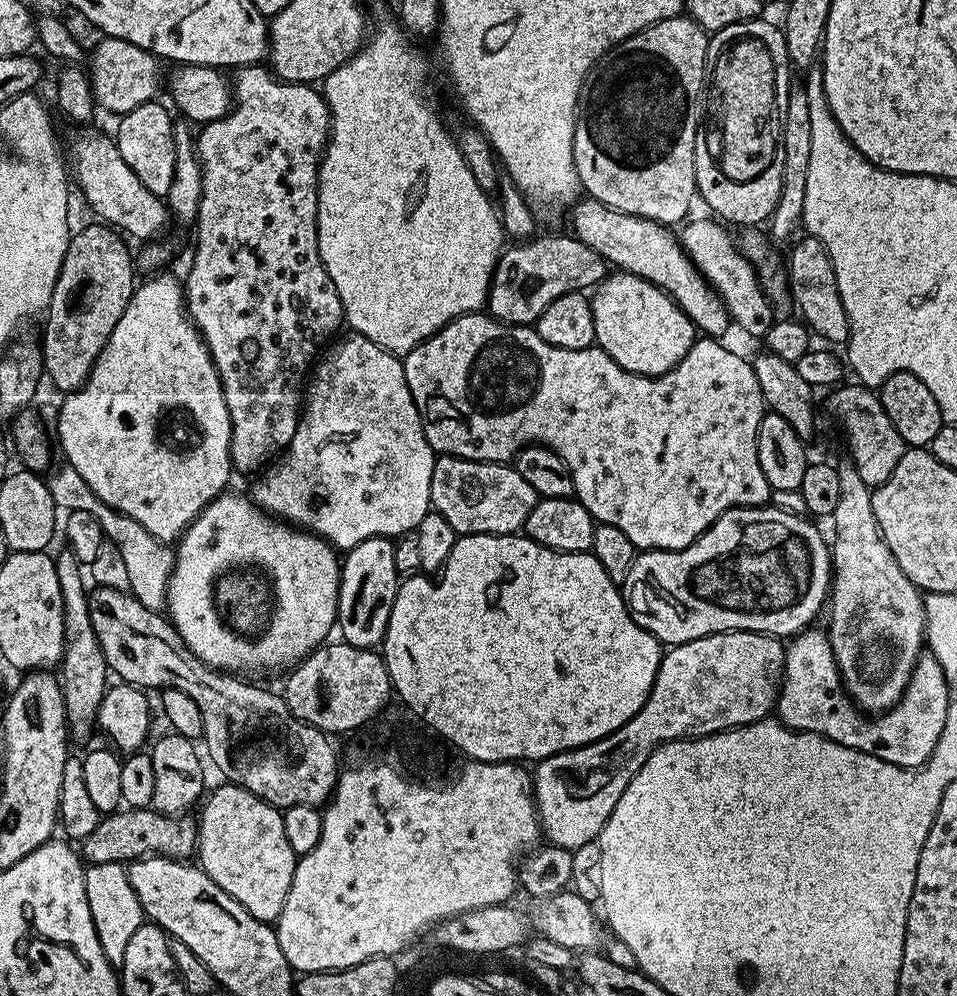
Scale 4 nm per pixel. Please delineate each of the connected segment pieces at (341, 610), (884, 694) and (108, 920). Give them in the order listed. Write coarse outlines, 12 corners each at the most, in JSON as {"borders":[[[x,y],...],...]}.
{"borders":[[[389,537],[343,557],[336,618],[345,644],[383,645],[402,583]],[[839,469],[831,537],[836,665],[887,712],[926,644],[870,485]],[[120,862],[88,864],[86,902],[119,970],[146,920]]]}

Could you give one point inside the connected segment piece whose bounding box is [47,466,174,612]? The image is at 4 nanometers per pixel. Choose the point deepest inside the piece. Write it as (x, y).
(148, 560)

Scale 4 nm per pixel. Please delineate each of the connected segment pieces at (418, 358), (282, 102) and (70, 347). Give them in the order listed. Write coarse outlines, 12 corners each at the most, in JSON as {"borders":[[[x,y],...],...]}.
{"borders":[[[458,316],[402,363],[433,452],[552,448],[593,520],[690,546],[774,491],[752,365],[663,376]],[[267,67],[203,125],[186,311],[228,407],[288,396],[344,320],[330,135]],[[111,227],[64,255],[44,376],[84,387],[134,291]]]}

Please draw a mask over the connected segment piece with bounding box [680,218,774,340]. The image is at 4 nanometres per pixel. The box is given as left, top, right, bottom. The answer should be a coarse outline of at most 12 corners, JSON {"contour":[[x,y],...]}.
{"contour":[[715,219],[692,221],[680,241],[724,301],[761,339],[772,310],[757,269]]}

